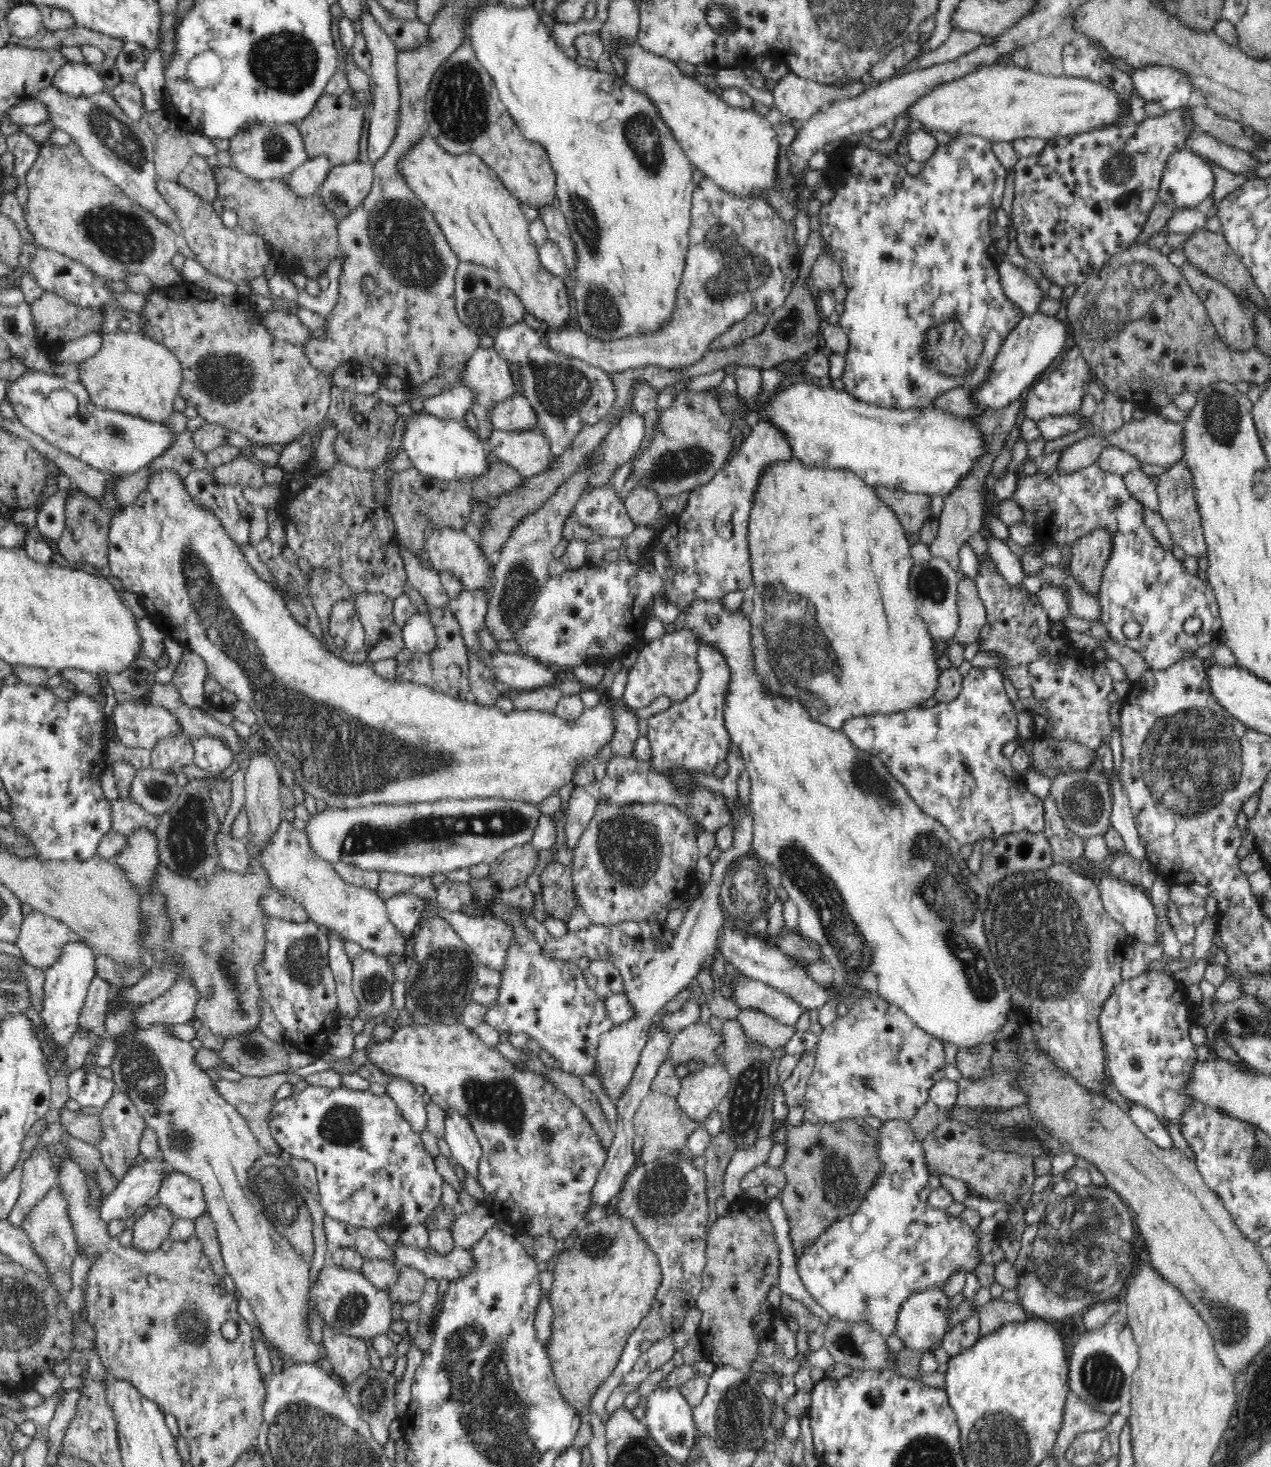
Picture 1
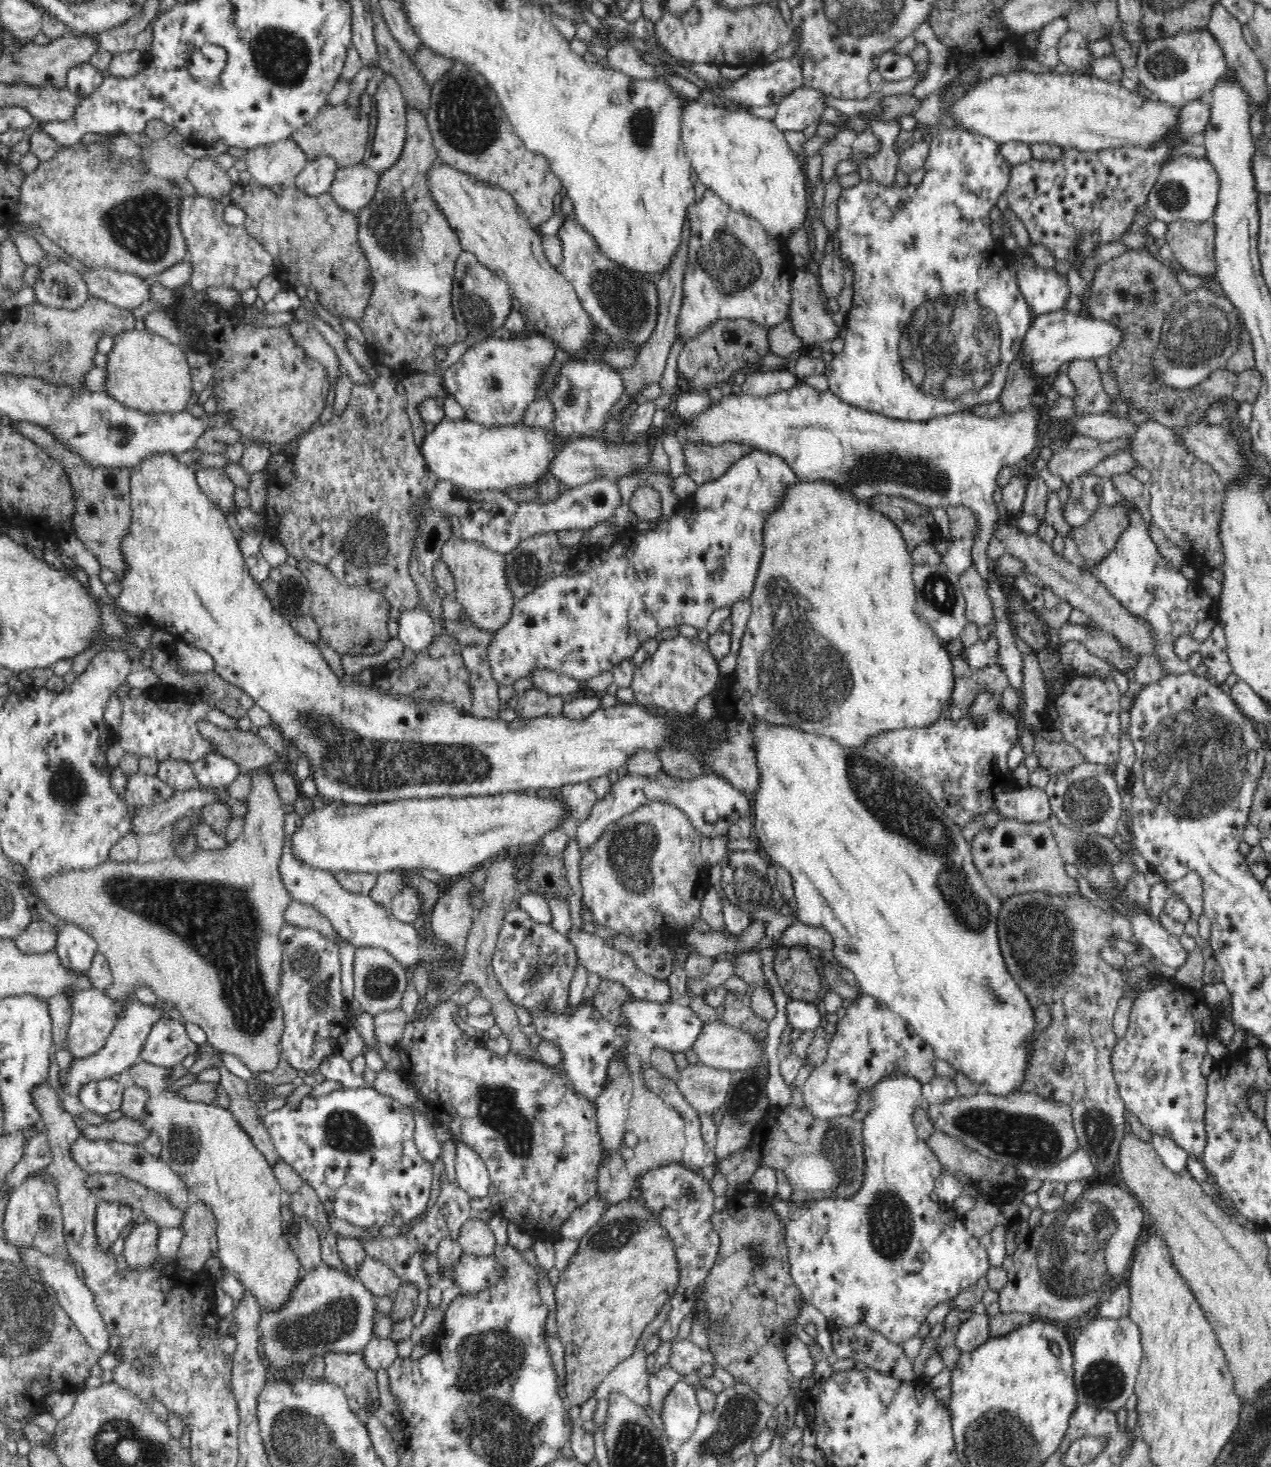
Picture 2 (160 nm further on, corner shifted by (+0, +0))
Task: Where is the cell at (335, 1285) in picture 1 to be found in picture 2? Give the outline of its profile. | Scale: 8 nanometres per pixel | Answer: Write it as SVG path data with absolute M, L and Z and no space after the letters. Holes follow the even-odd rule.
M327 1264L304 1273L296 1290L279 1311L264 1311L259 1320L260 1349L273 1376L291 1374L294 1364L308 1364L326 1352L358 1352L375 1336L374 1294L357 1273L344 1273Z

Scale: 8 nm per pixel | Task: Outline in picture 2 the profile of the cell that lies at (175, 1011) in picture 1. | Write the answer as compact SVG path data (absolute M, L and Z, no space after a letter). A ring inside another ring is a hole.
M158 999L156 1004L152 1005L142 1004L140 1001L130 1002L124 1010L124 1016L118 1018L112 1032L110 1032L108 1038L106 1038L104 1048L100 1048L100 1050L94 1052L92 1056L81 1059L74 1058L68 1071L65 1092L72 1094L72 1096L78 1096L78 1092L80 1092L80 1088L82 1088L84 1084L104 1080L113 1074L120 1074L126 1070L126 1068L130 1068L130 1066L138 1060L138 1056L140 1056L140 1051L152 1025L160 1019L182 1021L181 1014L171 1004L163 1000Z

